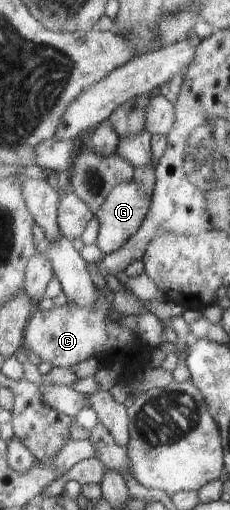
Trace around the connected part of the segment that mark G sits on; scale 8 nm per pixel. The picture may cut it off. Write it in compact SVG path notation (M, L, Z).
M134 179L118 183L107 196L96 215L99 220L99 230L96 245L103 254L117 252L123 244L134 237L142 227L148 212L151 199L147 188L140 186Z

